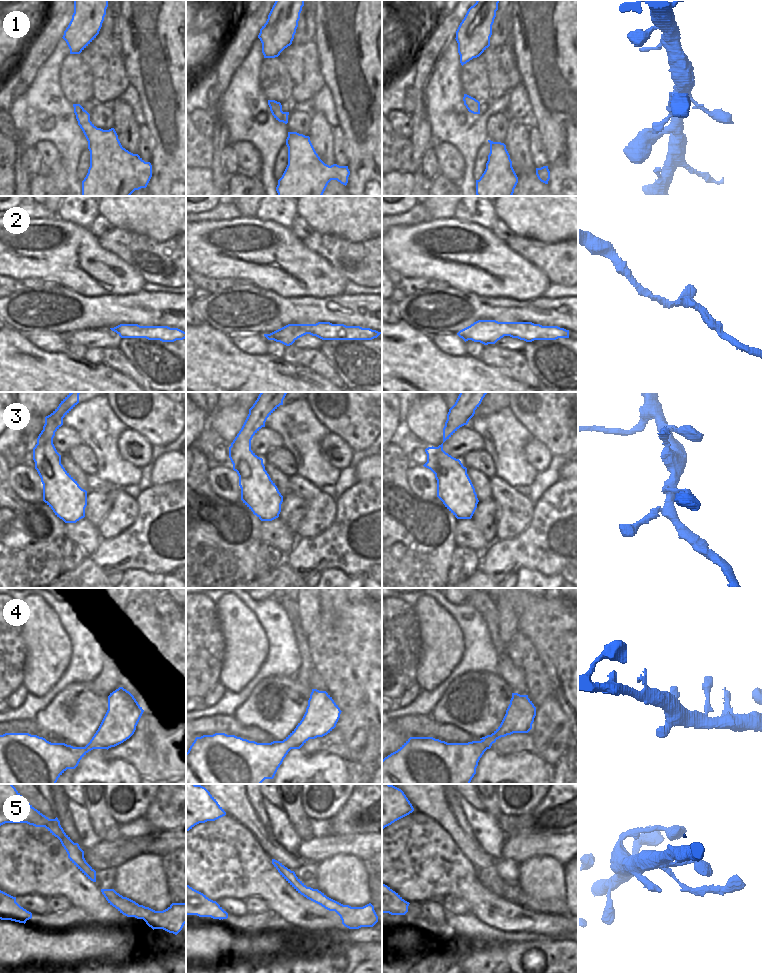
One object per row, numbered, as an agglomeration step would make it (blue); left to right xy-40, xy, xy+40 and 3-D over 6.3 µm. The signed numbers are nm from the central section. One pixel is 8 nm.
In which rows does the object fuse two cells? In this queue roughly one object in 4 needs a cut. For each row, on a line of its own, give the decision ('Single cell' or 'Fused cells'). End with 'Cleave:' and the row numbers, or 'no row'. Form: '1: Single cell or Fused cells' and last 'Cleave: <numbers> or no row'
1: Single cell
2: Single cell
3: Single cell
4: Single cell
5: Single cell
Cleave: no row

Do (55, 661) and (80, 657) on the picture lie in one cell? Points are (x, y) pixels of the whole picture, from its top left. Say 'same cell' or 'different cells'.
different cells

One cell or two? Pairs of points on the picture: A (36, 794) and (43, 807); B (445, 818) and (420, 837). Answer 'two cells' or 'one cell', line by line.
A: one cell
B: two cells

